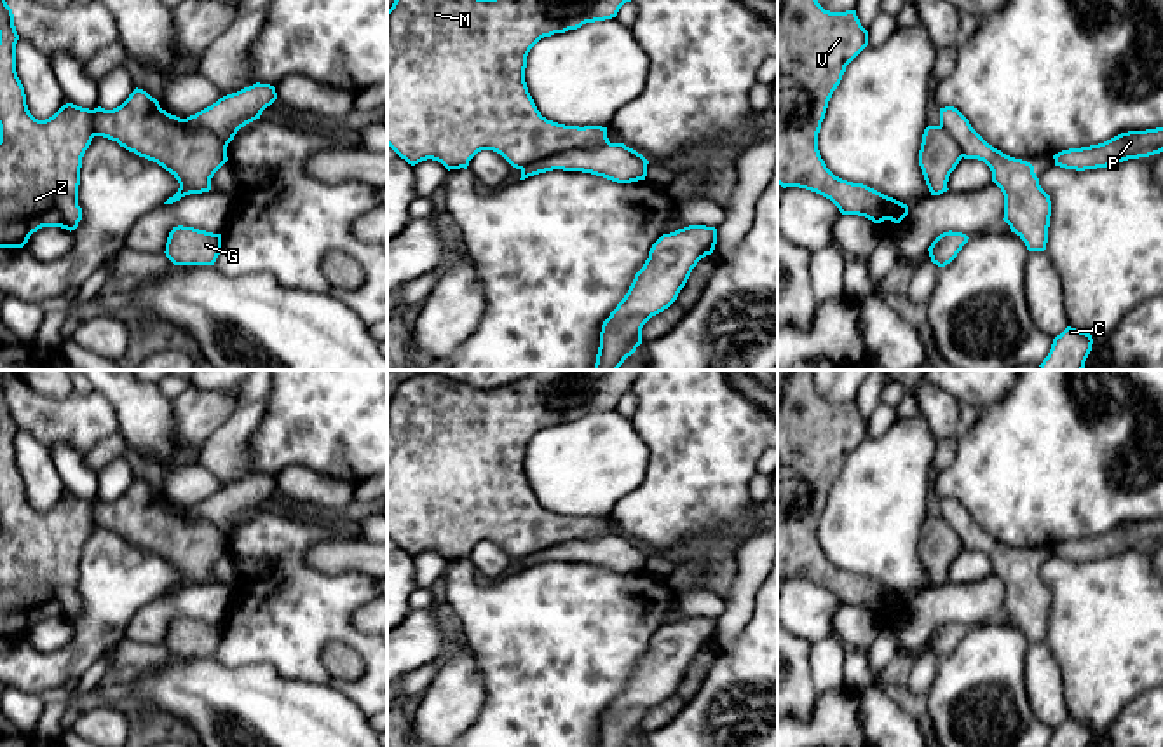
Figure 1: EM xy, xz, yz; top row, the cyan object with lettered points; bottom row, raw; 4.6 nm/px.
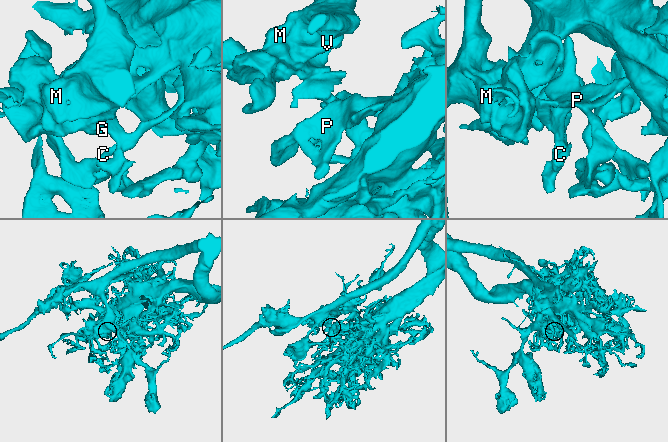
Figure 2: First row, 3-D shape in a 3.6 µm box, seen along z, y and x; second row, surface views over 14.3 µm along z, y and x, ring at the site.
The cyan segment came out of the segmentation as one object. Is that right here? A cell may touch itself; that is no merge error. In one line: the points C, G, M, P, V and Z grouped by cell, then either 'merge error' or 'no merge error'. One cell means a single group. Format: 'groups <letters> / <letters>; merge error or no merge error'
groups C P / G M V Z; merge error

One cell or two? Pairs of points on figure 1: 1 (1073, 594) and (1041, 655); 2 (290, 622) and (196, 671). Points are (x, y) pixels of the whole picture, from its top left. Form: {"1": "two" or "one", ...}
{"1": "two", "2": "two"}

